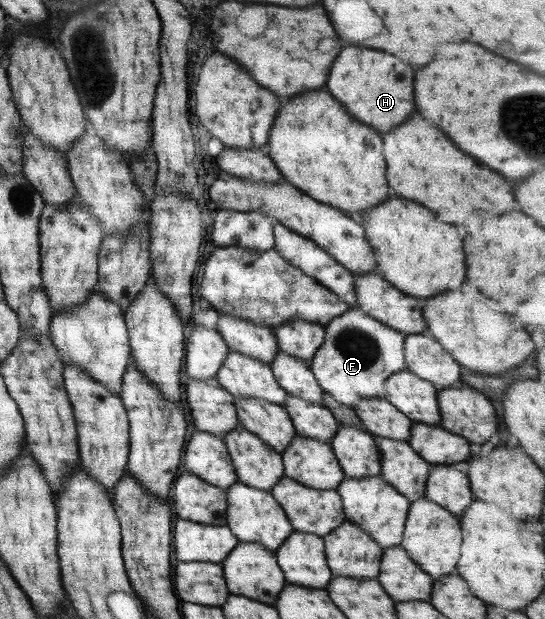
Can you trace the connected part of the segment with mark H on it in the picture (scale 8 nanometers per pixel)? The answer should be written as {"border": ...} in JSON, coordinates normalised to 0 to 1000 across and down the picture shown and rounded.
{"border":[[[633,76],[607,105],[600,128],[600,147],[615,163],[622,163],[633,179],[659,199],[688,212],[717,212],[758,183],[758,115],[750,105],[736,102],[728,92],[666,79]]]}

